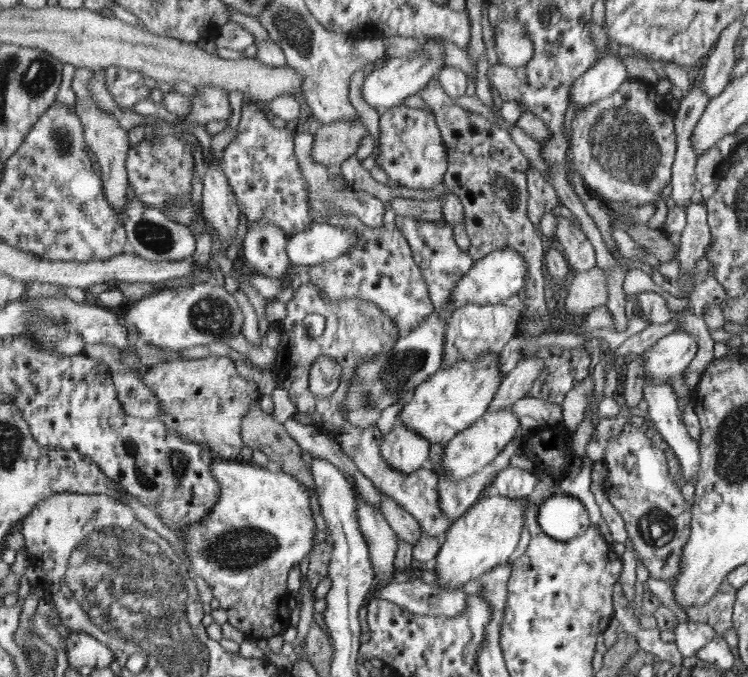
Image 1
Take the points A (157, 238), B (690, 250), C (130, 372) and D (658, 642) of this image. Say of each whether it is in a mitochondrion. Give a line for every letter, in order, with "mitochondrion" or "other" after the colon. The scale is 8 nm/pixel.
A: mitochondrion
B: other
C: other
D: other

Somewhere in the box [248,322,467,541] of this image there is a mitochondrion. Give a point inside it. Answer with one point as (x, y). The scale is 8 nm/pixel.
(392, 373)

